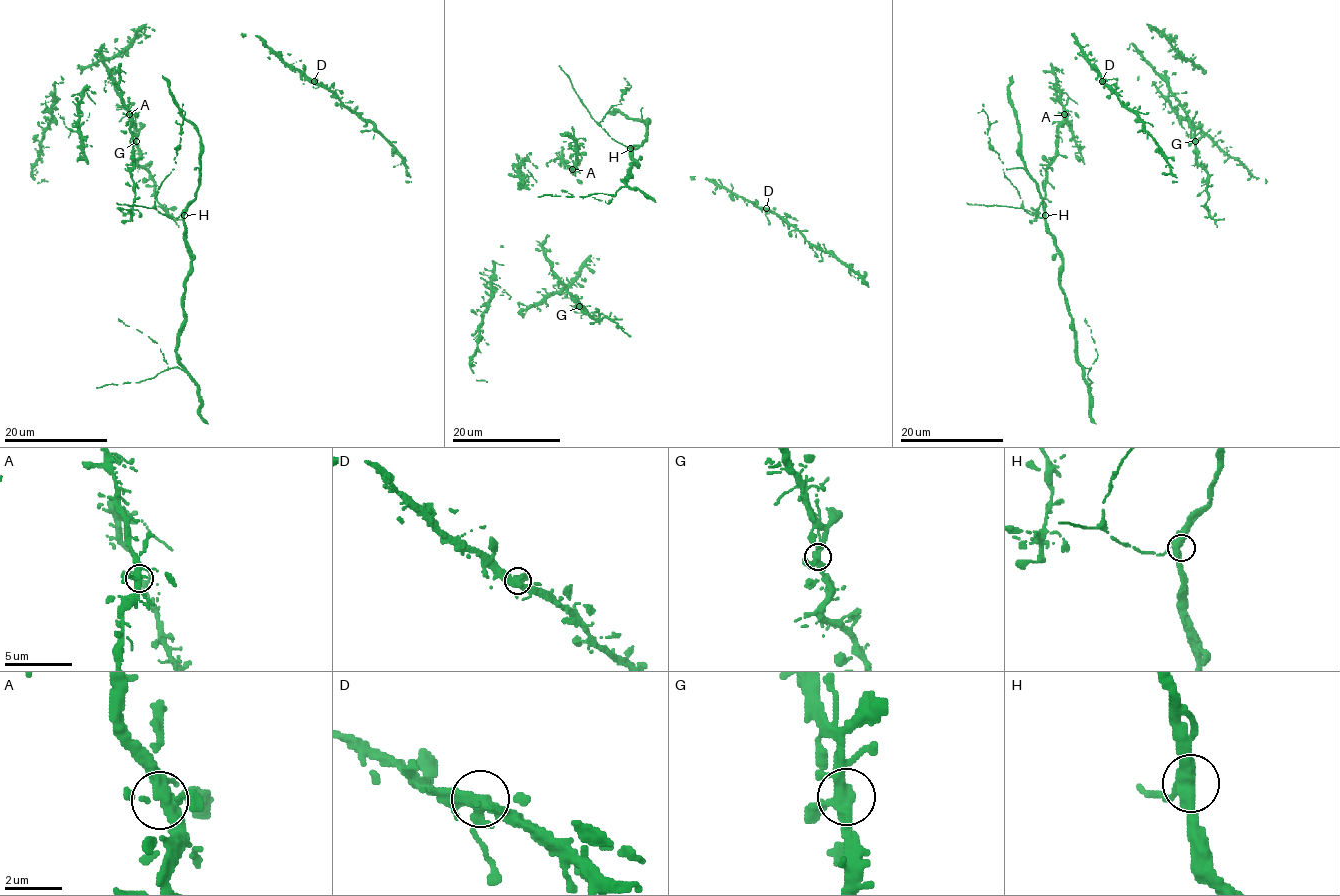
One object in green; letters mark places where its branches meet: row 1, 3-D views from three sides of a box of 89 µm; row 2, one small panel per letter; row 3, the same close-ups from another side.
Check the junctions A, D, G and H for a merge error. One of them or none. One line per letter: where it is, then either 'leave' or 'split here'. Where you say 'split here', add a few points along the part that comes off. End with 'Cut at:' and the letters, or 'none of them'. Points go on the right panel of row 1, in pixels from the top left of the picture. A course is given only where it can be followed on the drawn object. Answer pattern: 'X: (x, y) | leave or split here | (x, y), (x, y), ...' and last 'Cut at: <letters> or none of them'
A: (1064, 114) | leave
D: (1102, 81) | leave
G: (1195, 141) | leave
H: (1045, 215) | leave
Cut at: none of them

